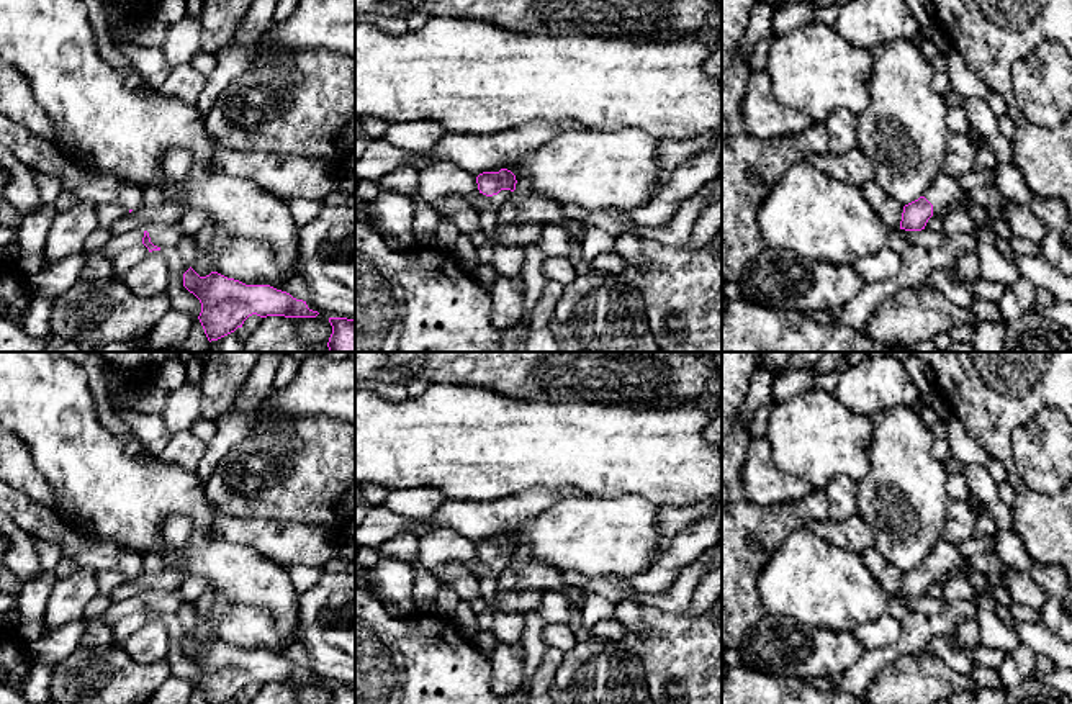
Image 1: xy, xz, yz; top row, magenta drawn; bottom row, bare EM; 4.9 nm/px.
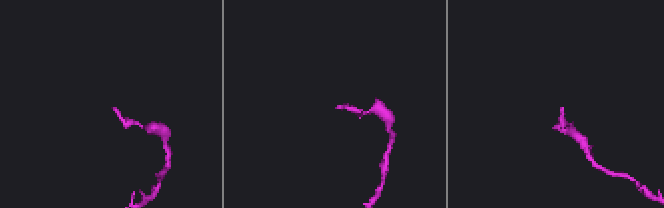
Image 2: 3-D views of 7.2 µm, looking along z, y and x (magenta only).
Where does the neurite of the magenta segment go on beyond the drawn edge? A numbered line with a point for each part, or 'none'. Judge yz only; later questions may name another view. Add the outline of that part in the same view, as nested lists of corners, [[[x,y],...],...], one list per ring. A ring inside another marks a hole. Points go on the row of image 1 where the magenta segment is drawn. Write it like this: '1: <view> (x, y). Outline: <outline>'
1: yz (945, 189). Outline: [[[941,172],[923,196],[933,205],[933,208],[939,208],[953,201],[961,201],[967,198],[967,195],[969,193],[961,188],[957,178]]]

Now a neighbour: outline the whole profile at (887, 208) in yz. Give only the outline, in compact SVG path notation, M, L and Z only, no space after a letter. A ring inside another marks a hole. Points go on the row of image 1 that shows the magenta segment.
M874 178L866 182L861 187L861 192L890 231L900 229L903 205L900 205L894 196L889 196Z

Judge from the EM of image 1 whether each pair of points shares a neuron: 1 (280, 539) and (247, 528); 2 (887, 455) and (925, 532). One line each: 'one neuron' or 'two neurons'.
1: one neuron
2: one neuron

